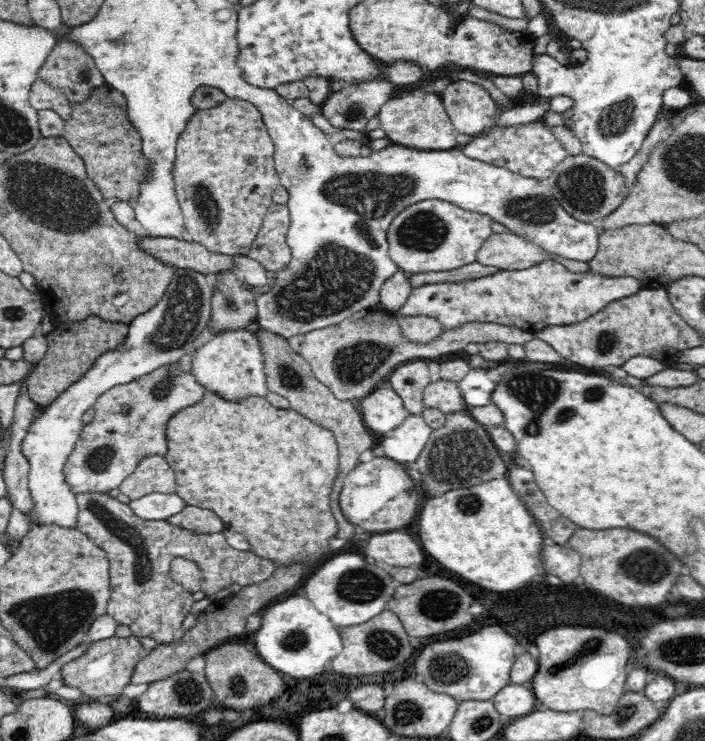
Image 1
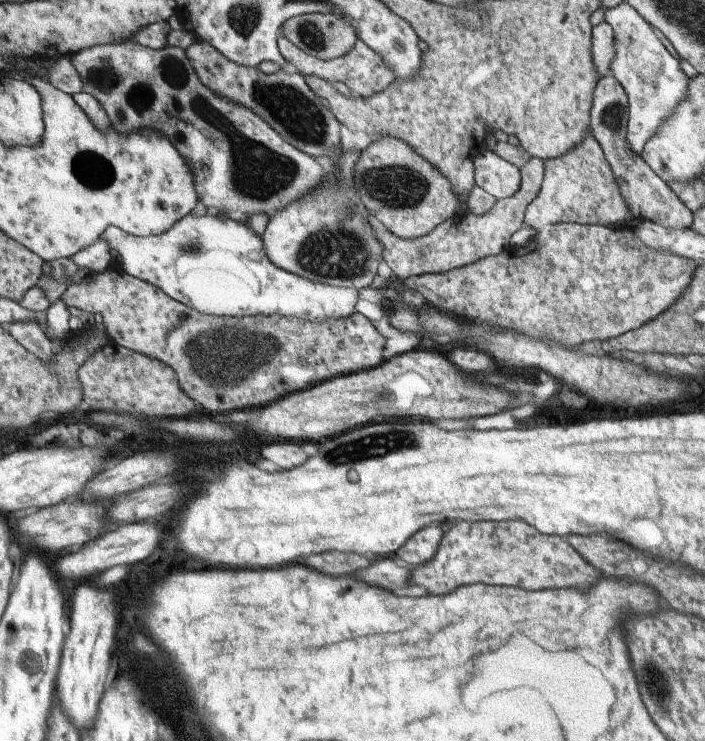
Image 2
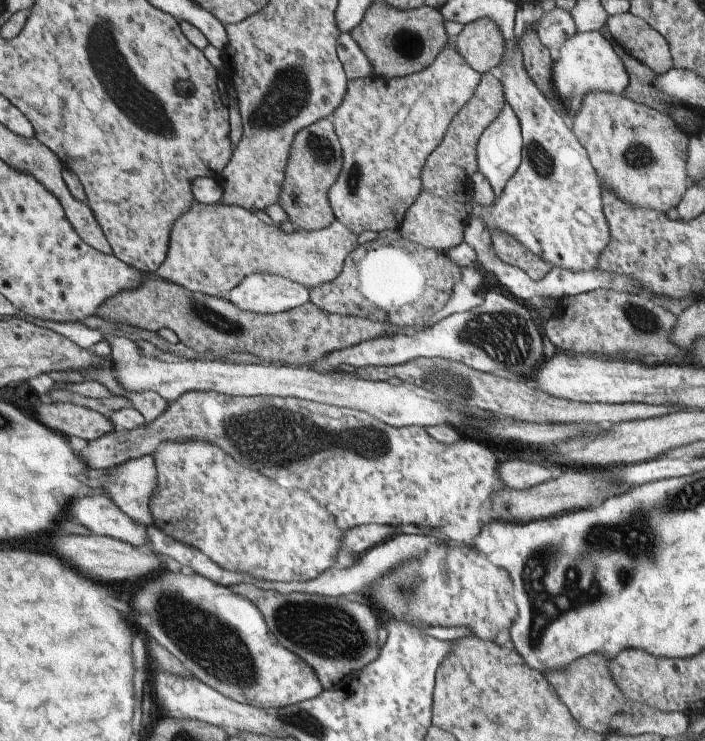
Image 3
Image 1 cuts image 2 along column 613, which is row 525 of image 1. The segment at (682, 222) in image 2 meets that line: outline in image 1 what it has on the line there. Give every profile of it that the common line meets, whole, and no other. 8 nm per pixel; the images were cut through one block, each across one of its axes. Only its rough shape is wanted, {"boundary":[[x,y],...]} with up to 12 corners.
{"boundary":[[77,492],[78,524],[110,564],[107,613],[135,637],[178,640],[195,601],[176,557],[214,590],[278,564]]}

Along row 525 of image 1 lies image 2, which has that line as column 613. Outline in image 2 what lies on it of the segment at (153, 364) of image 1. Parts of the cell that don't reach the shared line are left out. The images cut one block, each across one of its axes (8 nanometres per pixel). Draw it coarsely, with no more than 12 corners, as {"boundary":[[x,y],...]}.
{"boundary":[[625,2],[607,9],[609,73],[627,96],[627,148],[687,96],[689,78]]}

